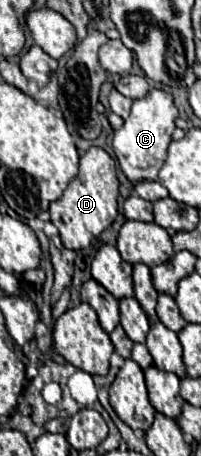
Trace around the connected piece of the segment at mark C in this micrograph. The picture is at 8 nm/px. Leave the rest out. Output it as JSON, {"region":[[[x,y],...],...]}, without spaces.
{"region":[[[150,89],[146,97],[136,99],[132,111],[124,125],[114,133],[114,153],[124,171],[124,175],[132,183],[140,181],[156,181],[158,171],[166,159],[166,149],[172,141],[172,133],[176,129],[174,121],[178,117],[178,109],[174,105],[174,97],[160,89]]]}

